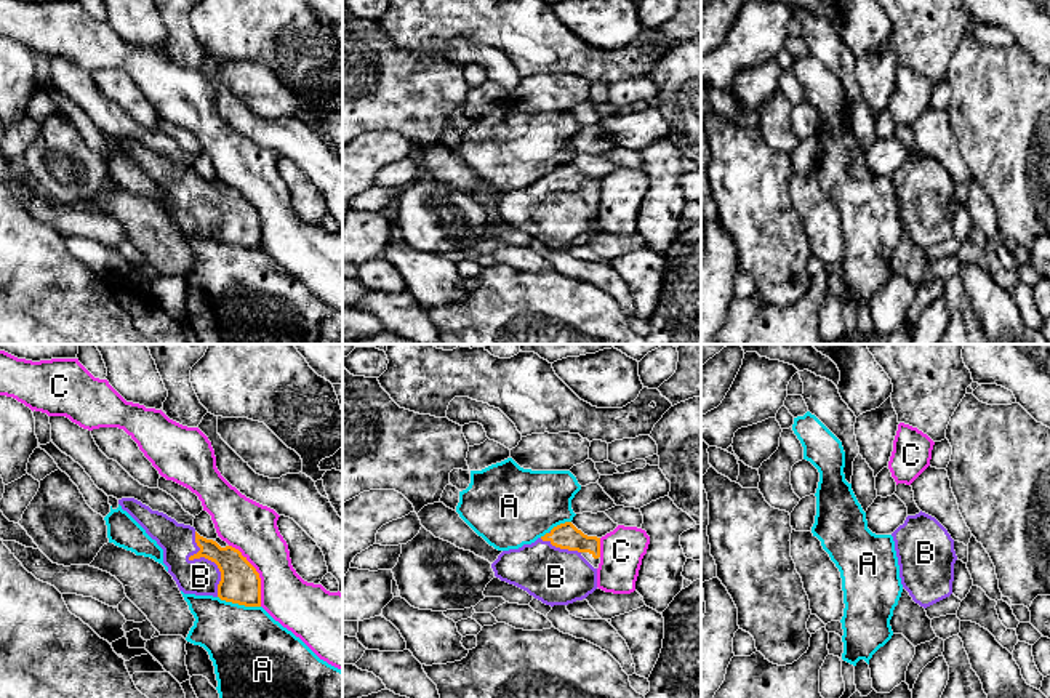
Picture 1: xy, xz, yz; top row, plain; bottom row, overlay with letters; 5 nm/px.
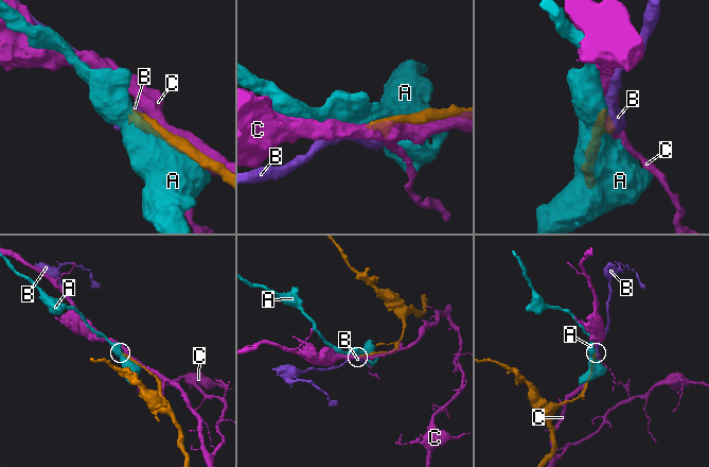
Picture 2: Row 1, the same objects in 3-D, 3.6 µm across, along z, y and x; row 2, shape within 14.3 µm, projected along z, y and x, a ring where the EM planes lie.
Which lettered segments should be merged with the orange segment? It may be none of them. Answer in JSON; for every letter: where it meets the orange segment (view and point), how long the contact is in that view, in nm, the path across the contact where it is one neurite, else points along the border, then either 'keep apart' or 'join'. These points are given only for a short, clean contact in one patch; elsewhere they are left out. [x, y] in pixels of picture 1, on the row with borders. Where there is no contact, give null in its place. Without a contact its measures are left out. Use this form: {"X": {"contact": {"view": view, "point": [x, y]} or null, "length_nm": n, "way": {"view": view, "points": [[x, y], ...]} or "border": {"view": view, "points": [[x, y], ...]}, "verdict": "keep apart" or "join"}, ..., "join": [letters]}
{"A": {"contact": {"view": "xy", "point": [239, 604]}, "length_nm": 220, "verdict": "keep apart"}, "B": {"contact": {"view": "xy", "point": [208, 559]}, "length_nm": 340, "verdict": "join"}, "C": {"contact": {"view": "xy", "point": [258, 573]}, "length_nm": 360, "verdict": "keep apart"}, "join": ["B"]}

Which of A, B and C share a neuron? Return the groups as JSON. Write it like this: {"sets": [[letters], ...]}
{"sets": [["A"], ["B"], ["C"]]}

